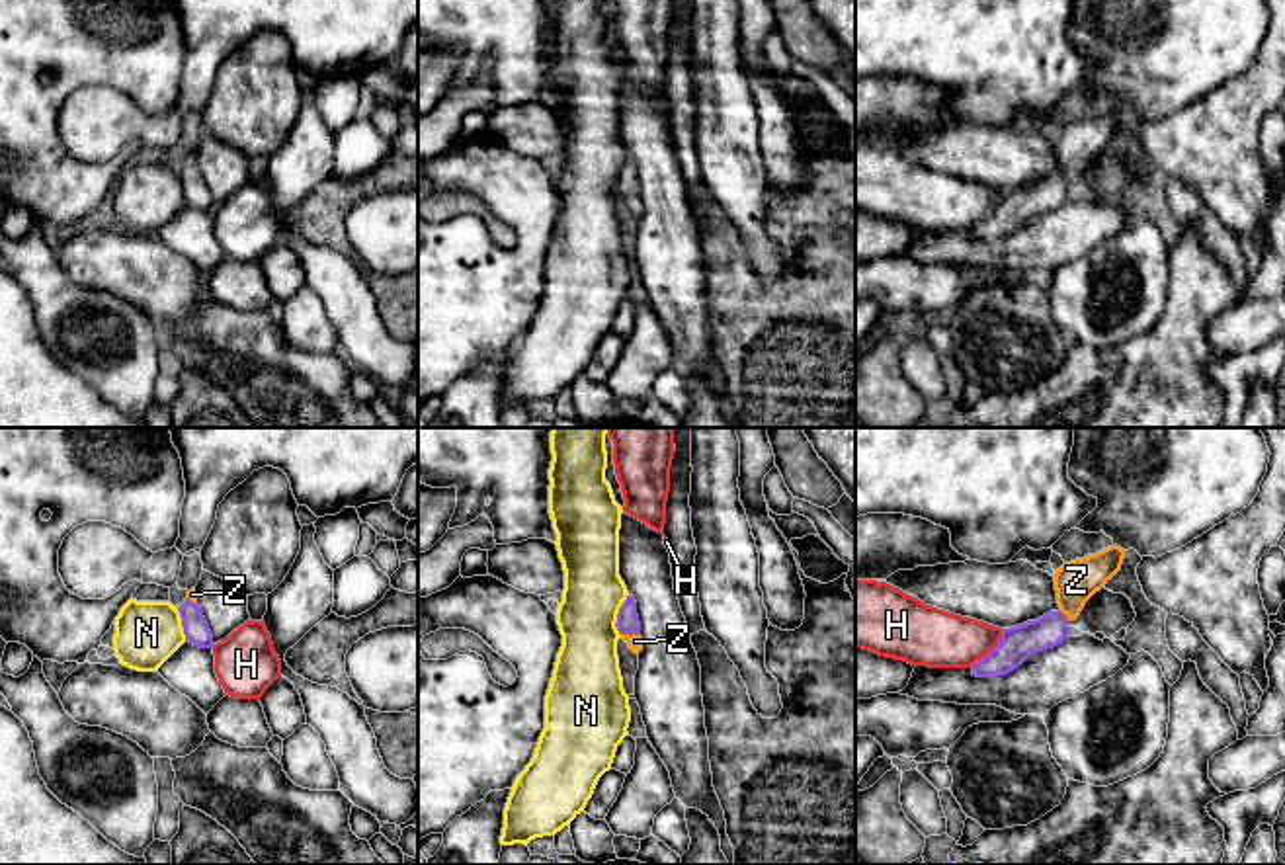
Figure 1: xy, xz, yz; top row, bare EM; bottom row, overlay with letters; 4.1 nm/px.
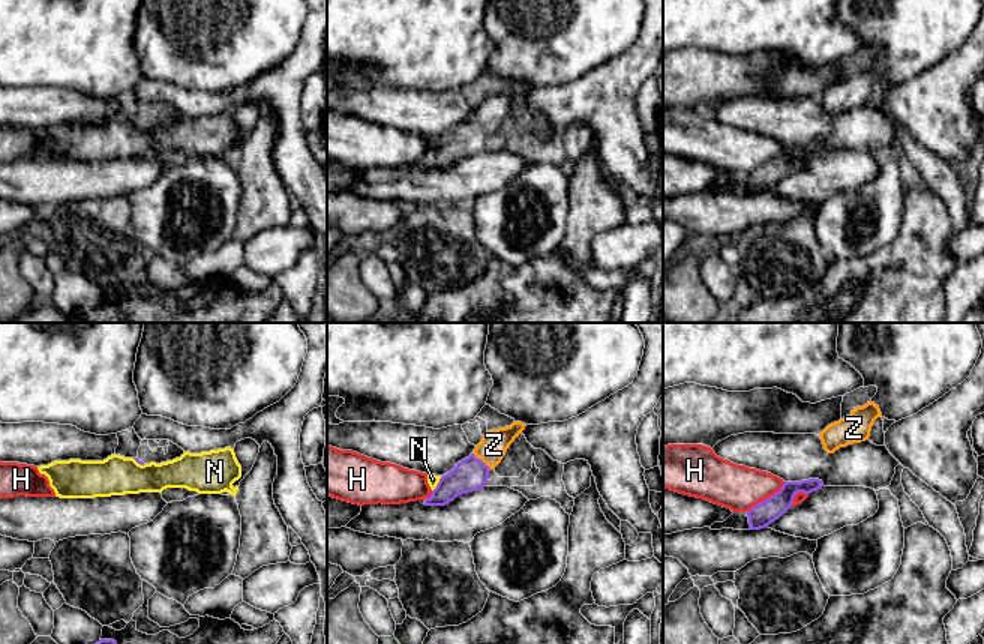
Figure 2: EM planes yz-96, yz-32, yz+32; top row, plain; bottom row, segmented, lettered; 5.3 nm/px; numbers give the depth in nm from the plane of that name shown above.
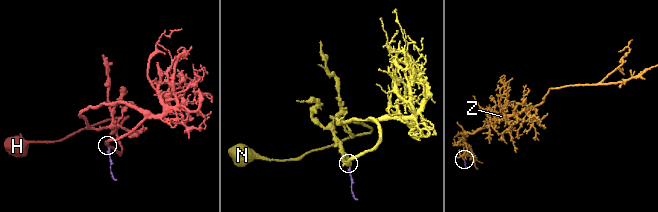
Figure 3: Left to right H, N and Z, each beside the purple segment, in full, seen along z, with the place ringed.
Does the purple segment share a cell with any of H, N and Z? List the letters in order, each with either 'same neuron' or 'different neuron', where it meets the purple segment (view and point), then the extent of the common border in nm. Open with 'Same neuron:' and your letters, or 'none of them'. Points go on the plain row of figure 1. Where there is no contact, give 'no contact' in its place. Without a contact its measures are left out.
Same neuron: Z
H: different neuron | yz (993, 213) | 220 nm
N: different neuron | xz (618, 178) | 180 nm
Z: same neuron | xz (631, 196) | 80 nm

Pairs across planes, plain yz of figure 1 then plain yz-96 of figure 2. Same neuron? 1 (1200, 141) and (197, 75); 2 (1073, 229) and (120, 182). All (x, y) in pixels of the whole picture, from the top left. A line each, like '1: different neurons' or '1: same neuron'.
1: different neurons
2: same neuron

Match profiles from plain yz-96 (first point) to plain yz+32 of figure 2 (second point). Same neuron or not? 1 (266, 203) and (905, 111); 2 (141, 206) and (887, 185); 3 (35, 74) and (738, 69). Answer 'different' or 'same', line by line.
1: different
2: same
3: different

